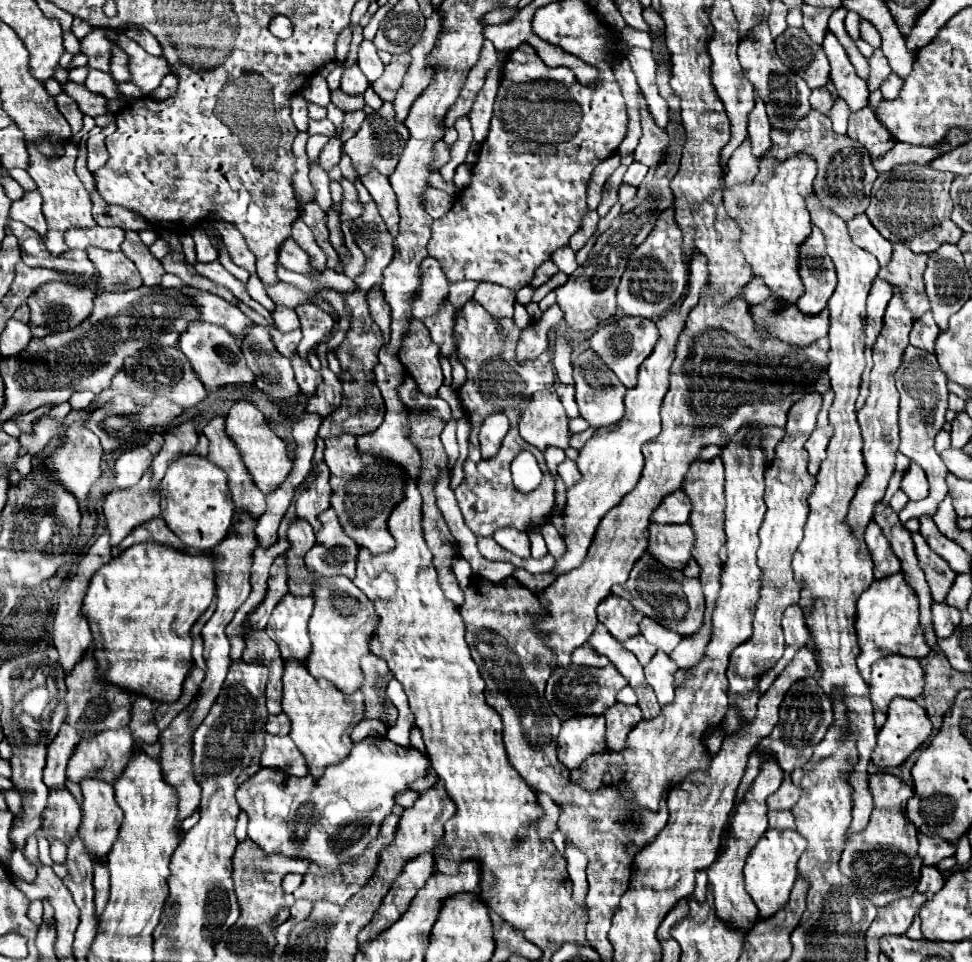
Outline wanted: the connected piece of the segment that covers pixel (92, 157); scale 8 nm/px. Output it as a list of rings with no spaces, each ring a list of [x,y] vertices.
[[[94,134],[88,138],[86,142],[86,148],[88,148],[88,170],[94,172],[98,170],[100,166],[106,164],[108,160],[108,152],[106,152],[106,146],[104,146],[104,134]]]

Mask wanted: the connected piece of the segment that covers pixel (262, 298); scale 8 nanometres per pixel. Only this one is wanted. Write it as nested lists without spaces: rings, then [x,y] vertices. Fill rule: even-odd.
[[[250,274],[248,284],[246,284],[246,290],[248,290],[250,298],[256,300],[256,302],[260,302],[266,310],[269,310],[270,312],[274,310],[274,302],[272,302],[272,298],[266,294],[266,288],[264,288],[262,280],[260,280],[256,274]]]

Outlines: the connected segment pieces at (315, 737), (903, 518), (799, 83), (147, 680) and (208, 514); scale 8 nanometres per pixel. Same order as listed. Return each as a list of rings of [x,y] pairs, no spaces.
[[[296,660],[286,662],[284,670],[284,692],[282,692],[282,710],[290,718],[290,738],[300,748],[306,758],[308,774],[316,780],[324,774],[326,766],[344,760],[352,750],[352,730],[364,718],[364,694],[354,692],[350,696],[342,694],[328,680],[316,680],[310,672]]]
[[[908,346],[902,364],[896,370],[896,388],[900,392],[900,446],[899,451],[918,462],[926,472],[930,492],[926,499],[921,501],[909,501],[898,513],[900,524],[905,526],[906,521],[912,517],[920,517],[924,514],[932,516],[936,512],[938,502],[946,496],[947,467],[940,455],[934,450],[934,436],[940,432],[944,424],[944,412],[948,408],[948,388],[946,388],[946,376],[942,368],[938,366],[936,354],[922,352],[916,346]]]
[[[766,20],[756,24],[756,28],[752,28],[752,32],[748,32],[746,40],[740,42],[740,46],[738,46],[738,60],[740,60],[742,68],[744,68],[746,78],[754,84],[754,88],[762,96],[762,100],[766,104],[766,112],[768,112],[770,124],[774,128],[792,130],[796,126],[796,122],[802,116],[806,116],[808,110],[810,110],[810,102],[808,102],[810,88],[804,82],[804,78],[800,78],[800,76],[796,76],[796,72],[784,68],[784,62],[776,54],[774,38],[768,32],[768,22]]]
[[[140,542],[126,548],[118,558],[112,558],[100,568],[90,582],[82,612],[90,618],[92,634],[100,634],[94,656],[98,670],[110,684],[122,686],[136,694],[146,694],[158,702],[176,702],[182,692],[182,682],[188,676],[192,662],[190,628],[206,612],[216,592],[216,558],[208,554],[186,554],[166,544]]]
[[[196,454],[182,456],[176,464],[172,464],[172,468],[168,468],[164,480],[160,482],[160,488],[162,518],[186,546],[192,546],[196,550],[210,550],[220,540],[224,540],[234,520],[232,496],[228,496],[226,476],[224,472],[220,472],[220,468],[216,468],[216,464]]]

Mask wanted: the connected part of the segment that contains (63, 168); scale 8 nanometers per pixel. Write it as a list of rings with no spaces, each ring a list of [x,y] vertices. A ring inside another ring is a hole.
[[[42,136],[40,140],[34,140],[28,144],[28,152],[30,152],[30,168],[28,174],[34,178],[38,192],[42,194],[42,212],[46,216],[48,222],[48,232],[46,232],[46,248],[58,256],[62,252],[68,250],[68,246],[64,244],[62,234],[70,228],[70,226],[80,226],[80,228],[90,228],[96,226],[96,220],[92,216],[92,200],[84,188],[84,184],[78,180],[76,172],[74,172],[74,162],[78,156],[78,148],[72,140],[64,140],[64,142],[52,142],[48,136]],[[56,148],[64,148],[62,156],[56,156]]]

